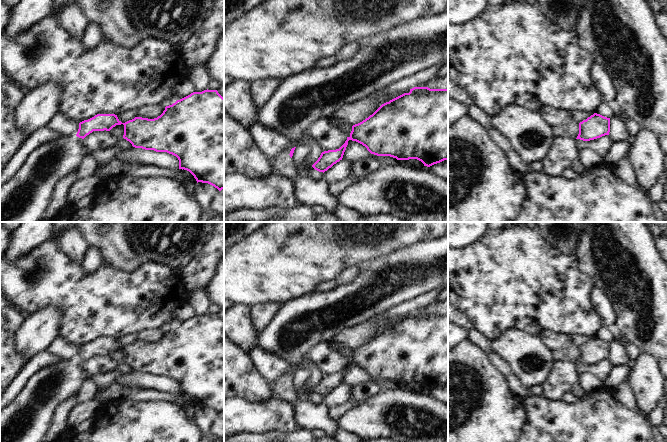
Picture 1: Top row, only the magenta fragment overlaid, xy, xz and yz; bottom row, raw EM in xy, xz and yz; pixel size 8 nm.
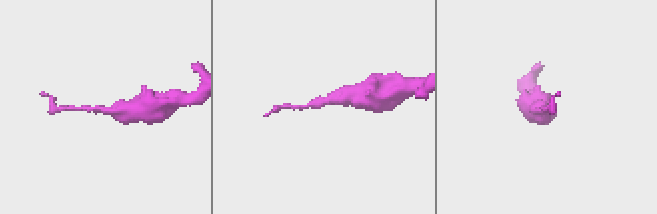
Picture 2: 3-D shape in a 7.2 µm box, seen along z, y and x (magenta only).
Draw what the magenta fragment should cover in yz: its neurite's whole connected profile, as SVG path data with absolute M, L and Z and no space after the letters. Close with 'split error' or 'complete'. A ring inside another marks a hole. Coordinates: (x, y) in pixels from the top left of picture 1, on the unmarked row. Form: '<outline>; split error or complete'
M594 337L579 347L579 358L576 363L590 365L609 359L610 342Z; complete

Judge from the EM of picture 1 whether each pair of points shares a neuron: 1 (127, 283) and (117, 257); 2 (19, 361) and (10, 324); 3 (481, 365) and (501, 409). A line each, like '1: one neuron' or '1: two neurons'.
1: two neurons
2: one neuron
3: one neuron

